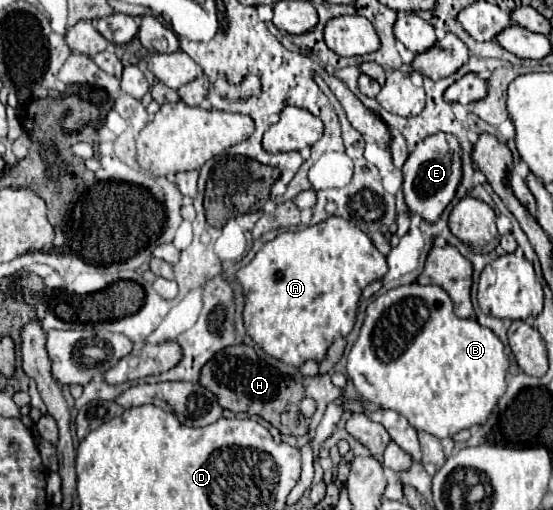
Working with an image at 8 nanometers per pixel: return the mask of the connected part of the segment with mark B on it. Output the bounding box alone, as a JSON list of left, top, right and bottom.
[346,282,508,440]

